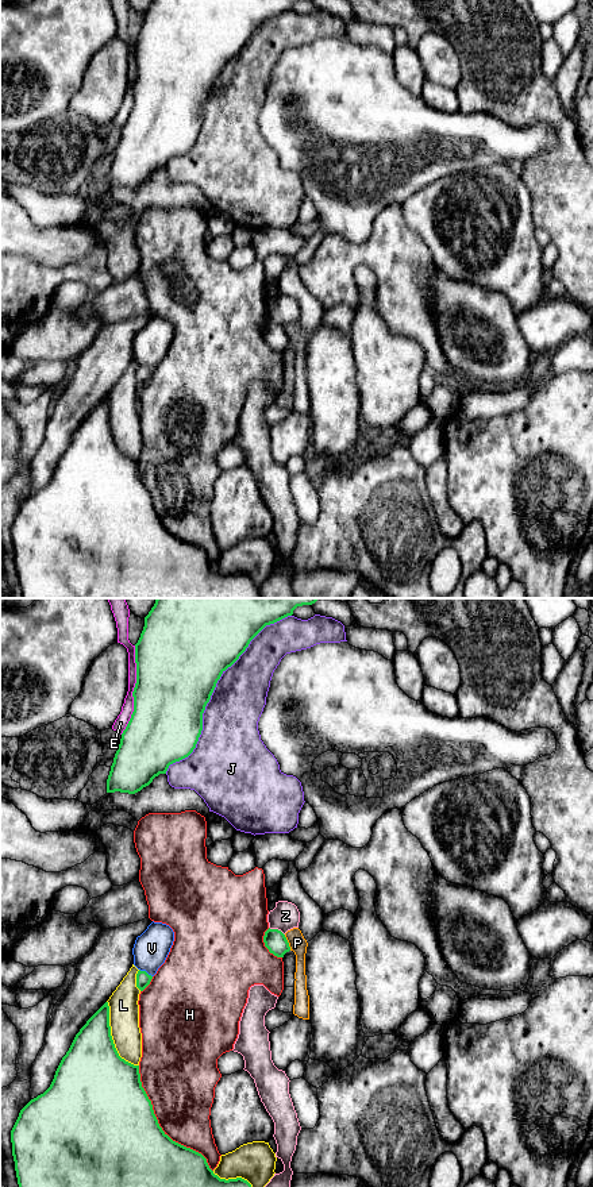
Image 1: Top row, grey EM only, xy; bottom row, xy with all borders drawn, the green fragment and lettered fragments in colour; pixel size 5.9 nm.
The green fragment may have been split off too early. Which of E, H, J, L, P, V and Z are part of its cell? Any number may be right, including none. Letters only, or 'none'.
P

